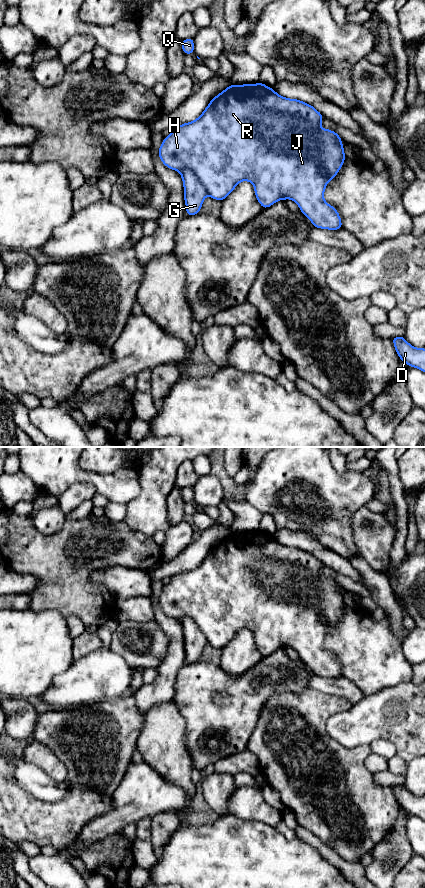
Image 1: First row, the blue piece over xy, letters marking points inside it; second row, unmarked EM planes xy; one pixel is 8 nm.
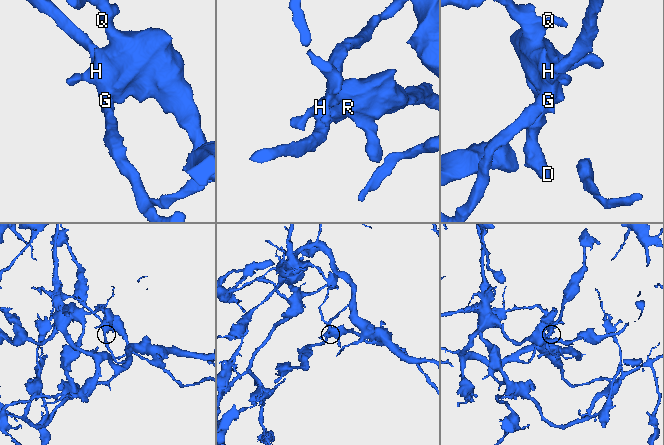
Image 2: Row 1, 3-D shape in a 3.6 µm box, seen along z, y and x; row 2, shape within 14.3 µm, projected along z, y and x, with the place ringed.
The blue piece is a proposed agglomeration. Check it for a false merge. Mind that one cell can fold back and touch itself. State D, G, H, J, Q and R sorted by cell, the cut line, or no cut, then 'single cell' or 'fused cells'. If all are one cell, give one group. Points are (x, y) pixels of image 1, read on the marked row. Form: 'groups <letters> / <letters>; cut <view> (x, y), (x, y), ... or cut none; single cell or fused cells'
groups D H J Q R / G; cut xy (179, 170), (189, 168), (200, 181), (207, 194); fused cells

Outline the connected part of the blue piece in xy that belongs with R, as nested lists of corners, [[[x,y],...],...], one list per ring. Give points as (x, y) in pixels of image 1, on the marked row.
[[[259,82],[256,84],[230,85],[217,96],[211,99],[208,106],[202,114],[192,122],[181,124],[171,129],[171,134],[164,137],[162,144],[158,150],[158,156],[162,163],[169,169],[180,171],[184,168],[191,169],[203,184],[207,191],[207,195],[212,199],[223,201],[241,181],[251,182],[254,186],[254,192],[257,201],[263,209],[271,207],[279,200],[291,199],[298,206],[300,211],[311,221],[314,227],[327,230],[342,229],[342,221],[336,208],[328,204],[324,200],[324,192],[326,185],[338,174],[344,164],[346,155],[341,137],[330,129],[323,129],[321,122],[323,115],[317,111],[312,105],[307,104],[298,99],[285,98],[277,94],[274,88]]]

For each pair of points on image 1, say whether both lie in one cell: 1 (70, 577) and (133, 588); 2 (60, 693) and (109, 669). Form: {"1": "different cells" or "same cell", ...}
{"1": "different cells", "2": "same cell"}

